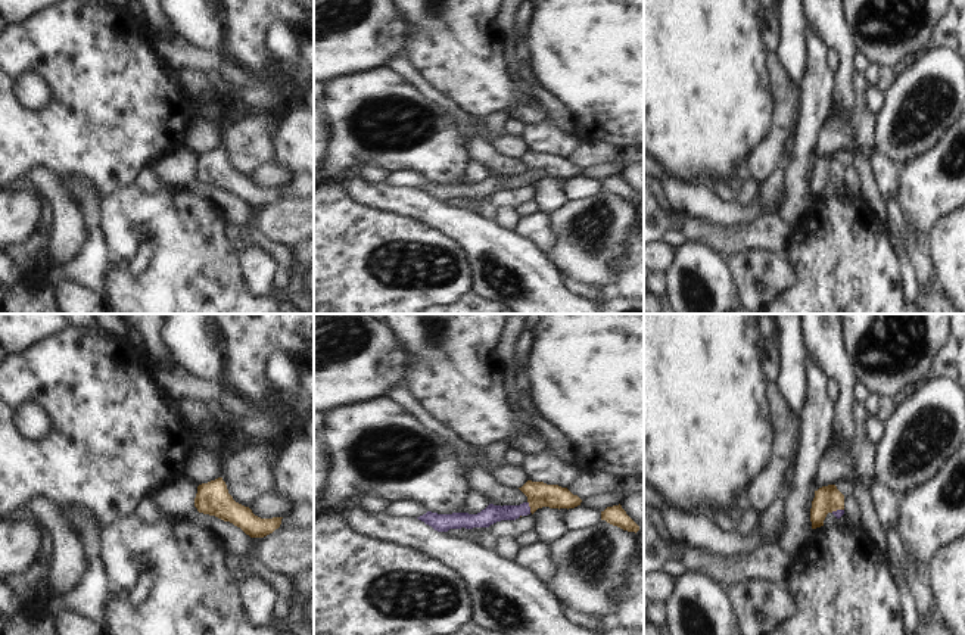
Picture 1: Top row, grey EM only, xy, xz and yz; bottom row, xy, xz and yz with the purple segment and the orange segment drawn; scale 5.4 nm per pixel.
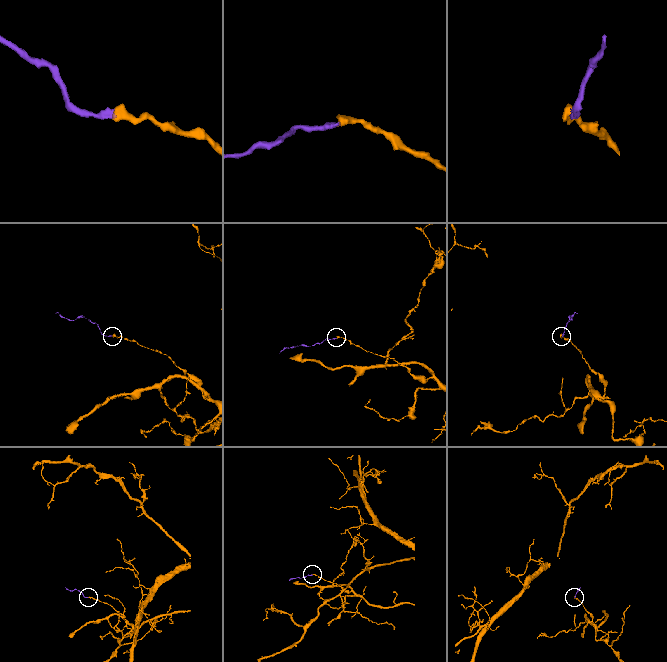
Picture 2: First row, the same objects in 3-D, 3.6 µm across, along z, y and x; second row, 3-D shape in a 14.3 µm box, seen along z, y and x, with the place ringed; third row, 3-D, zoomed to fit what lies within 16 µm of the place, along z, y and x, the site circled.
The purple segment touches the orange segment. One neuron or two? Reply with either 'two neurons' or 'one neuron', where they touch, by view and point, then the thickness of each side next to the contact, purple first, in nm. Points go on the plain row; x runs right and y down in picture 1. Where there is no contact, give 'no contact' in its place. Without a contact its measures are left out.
one neuron; meets purple in xz at (529, 177); 100 nm thick on the purple side, 140 nm on the other

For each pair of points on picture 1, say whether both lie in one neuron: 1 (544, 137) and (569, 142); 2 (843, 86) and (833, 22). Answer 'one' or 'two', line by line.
1: one
2: one

